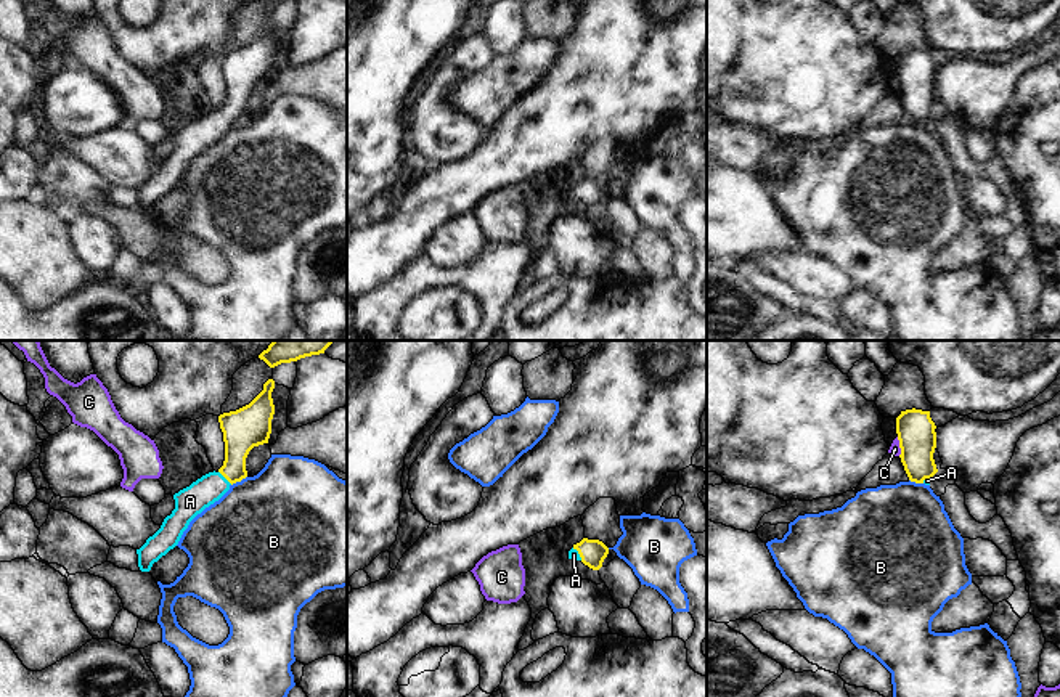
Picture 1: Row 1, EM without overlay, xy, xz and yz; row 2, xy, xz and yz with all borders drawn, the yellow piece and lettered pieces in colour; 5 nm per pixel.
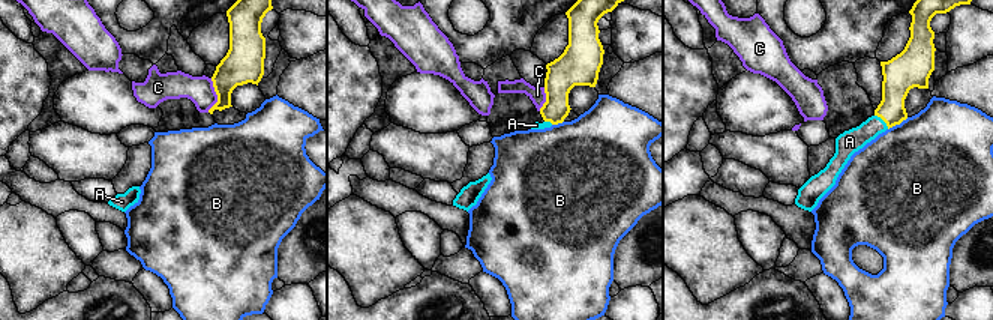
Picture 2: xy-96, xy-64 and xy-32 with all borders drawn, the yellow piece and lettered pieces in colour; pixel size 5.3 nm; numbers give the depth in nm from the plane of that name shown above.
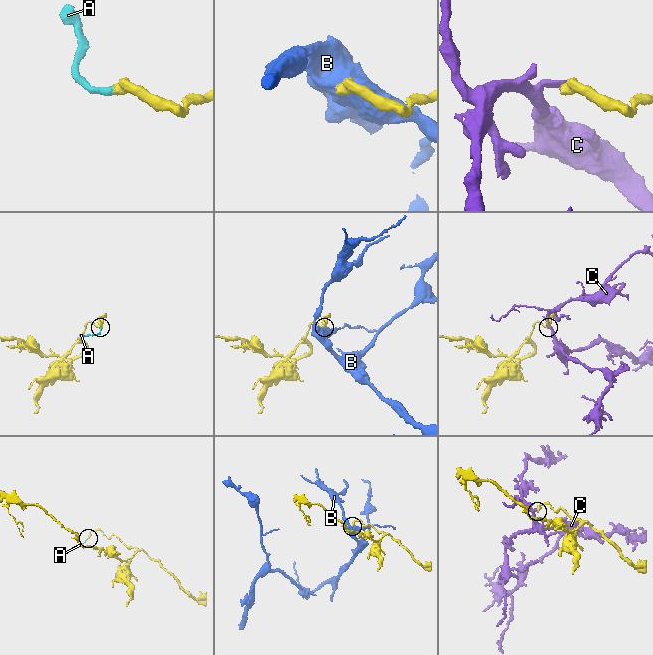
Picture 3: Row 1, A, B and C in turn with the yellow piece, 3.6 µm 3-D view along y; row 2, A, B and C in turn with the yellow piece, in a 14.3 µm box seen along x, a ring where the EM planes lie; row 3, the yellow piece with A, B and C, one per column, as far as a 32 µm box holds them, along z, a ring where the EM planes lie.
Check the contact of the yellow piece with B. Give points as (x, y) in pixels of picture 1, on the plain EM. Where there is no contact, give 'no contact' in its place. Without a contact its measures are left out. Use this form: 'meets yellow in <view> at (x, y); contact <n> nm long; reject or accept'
meets yellow in xy at (238, 121); contact 90 nm long; reject

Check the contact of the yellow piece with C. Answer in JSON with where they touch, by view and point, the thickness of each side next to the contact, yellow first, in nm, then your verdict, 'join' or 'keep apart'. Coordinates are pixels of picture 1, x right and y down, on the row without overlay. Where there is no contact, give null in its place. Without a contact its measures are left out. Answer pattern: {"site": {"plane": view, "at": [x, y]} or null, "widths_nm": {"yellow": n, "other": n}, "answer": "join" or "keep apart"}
{"site": {"plane": "yz", "at": [900, 87]}, "widths_nm": {"yellow": 190, "other": 50}, "answer": "keep apart"}

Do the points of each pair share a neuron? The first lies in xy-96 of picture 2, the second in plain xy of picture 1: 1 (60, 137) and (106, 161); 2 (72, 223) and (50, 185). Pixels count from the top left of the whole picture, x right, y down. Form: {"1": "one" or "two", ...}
{"1": "one", "2": "two"}

